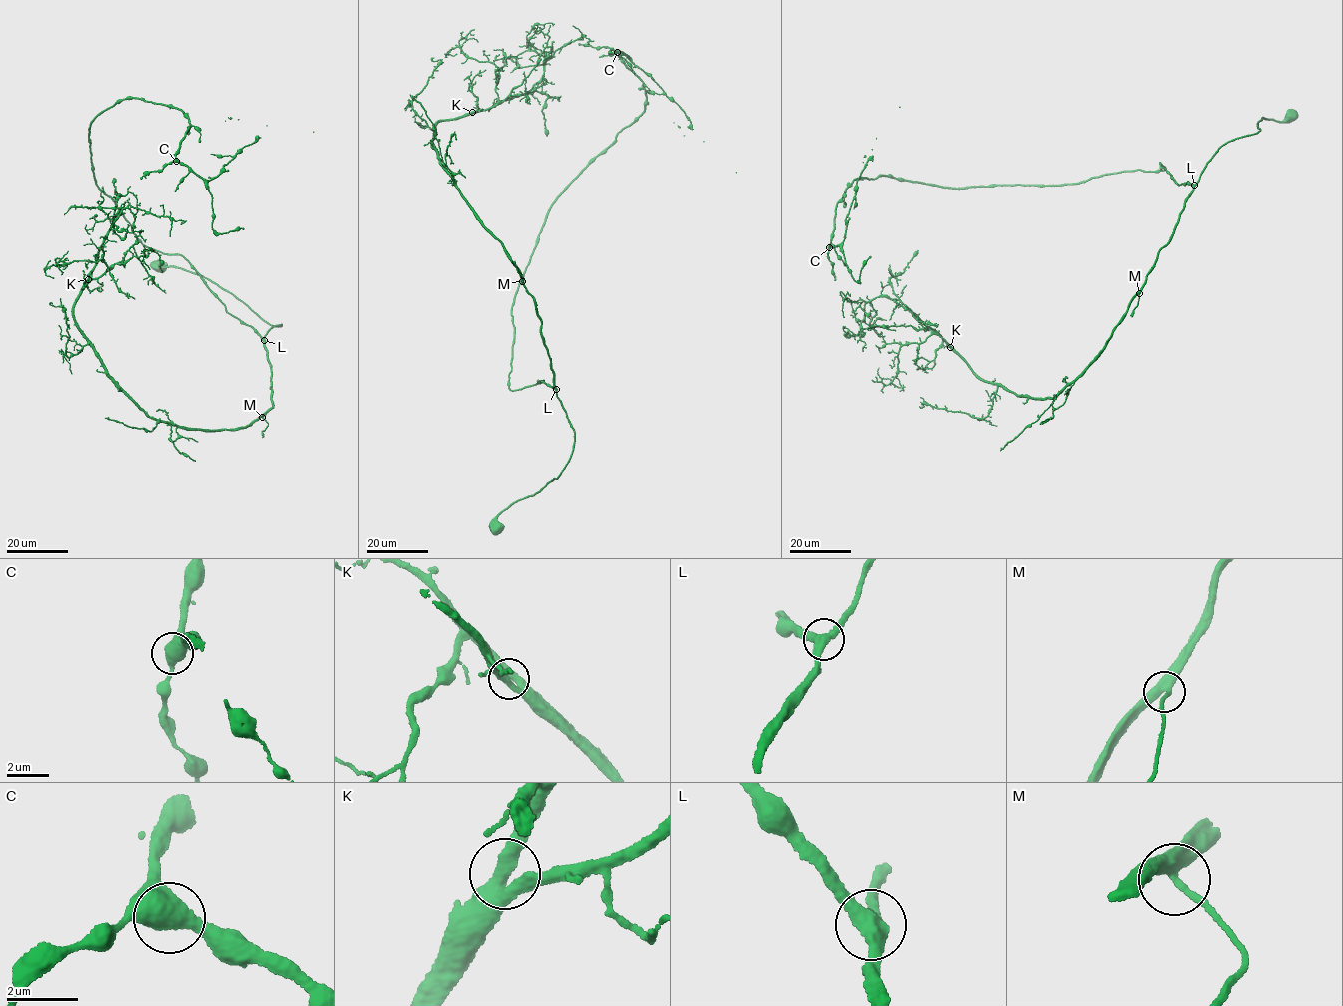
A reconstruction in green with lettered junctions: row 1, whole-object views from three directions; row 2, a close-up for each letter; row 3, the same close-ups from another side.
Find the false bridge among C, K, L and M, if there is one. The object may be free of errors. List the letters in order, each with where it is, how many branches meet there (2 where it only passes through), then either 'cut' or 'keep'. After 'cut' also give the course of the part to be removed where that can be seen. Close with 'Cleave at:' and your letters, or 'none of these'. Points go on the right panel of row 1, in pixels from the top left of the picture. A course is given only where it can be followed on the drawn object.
C: place (829, 247); branches 3; keep
K: place (950, 347); branches 3; keep
L: place (1194, 185); branches 3; keep
M: place (1139, 293); branches 3; keep
Cleave at: none of these

